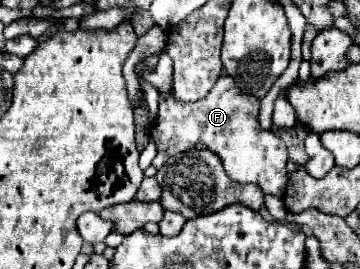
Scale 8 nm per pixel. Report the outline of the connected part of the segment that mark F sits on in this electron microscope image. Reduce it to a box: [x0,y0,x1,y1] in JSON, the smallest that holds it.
[150,74,288,198]

